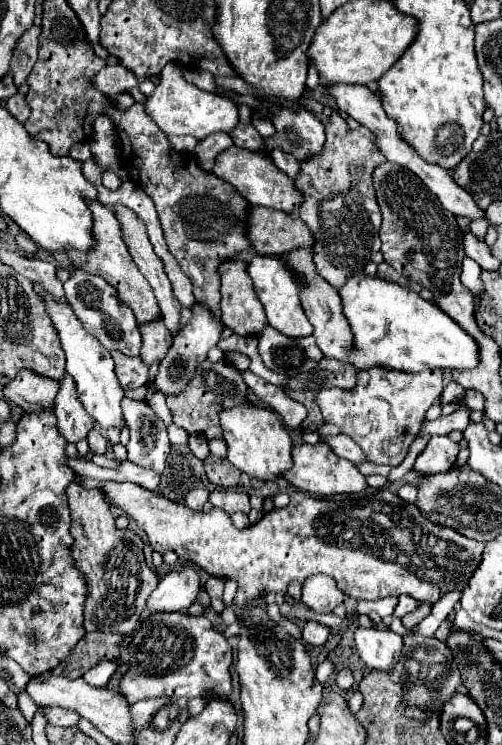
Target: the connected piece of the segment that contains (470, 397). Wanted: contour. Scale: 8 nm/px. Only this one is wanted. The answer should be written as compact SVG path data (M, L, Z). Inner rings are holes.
M472 389L466 391L464 403L466 403L470 409L478 409L478 411L484 409L484 397L482 397L482 393L476 393L476 391L472 391Z

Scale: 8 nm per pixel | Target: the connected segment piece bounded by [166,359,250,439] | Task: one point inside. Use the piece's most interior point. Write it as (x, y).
(217, 386)

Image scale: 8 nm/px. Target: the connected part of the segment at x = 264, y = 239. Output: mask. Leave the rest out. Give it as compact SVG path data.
M252 205L248 231L248 239L254 251L260 255L264 253L282 257L292 249L314 247L314 235L310 233L310 229L306 229L306 223L276 209Z

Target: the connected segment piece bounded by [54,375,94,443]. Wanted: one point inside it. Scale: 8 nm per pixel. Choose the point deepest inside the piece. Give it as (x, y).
(74, 423)

